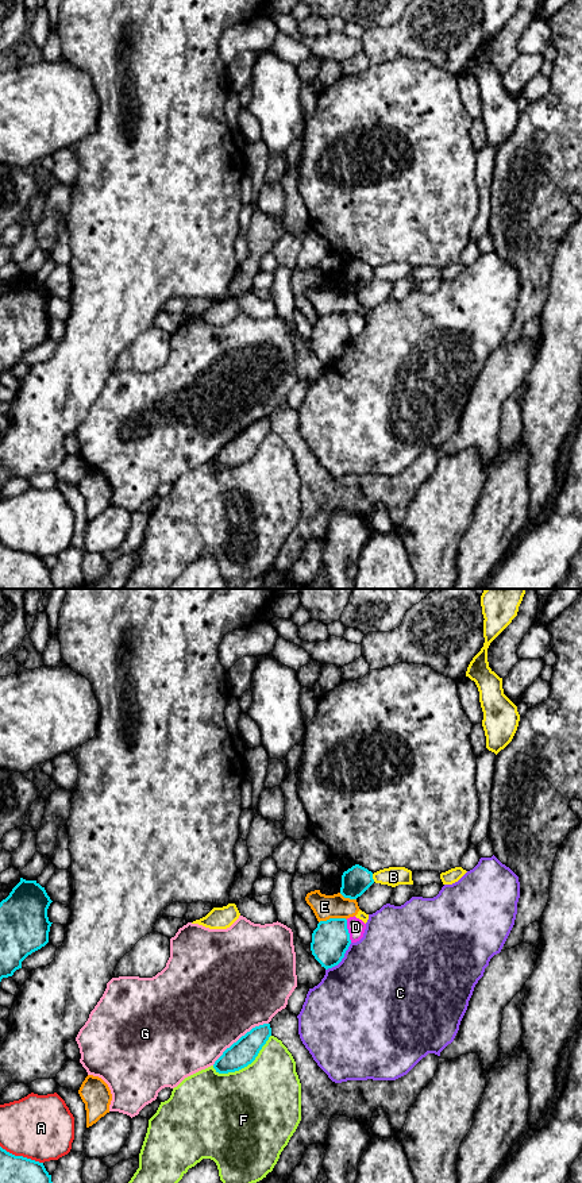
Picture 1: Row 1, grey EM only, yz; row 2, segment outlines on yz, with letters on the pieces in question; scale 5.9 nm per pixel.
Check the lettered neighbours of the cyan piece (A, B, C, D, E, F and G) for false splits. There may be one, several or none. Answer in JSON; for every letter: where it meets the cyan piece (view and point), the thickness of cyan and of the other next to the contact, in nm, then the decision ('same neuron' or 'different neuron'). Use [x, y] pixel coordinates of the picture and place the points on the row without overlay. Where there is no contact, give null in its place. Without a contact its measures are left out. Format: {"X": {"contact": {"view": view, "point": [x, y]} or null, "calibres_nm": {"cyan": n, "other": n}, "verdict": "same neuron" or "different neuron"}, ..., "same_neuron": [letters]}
{"A": {"contact": {"view": "yz", "point": [22, 551]}, "calibres_nm": {"cyan": 320, "other": 380}, "verdict": "different neuron"}, "B": {"contact": {"view": "yz", "point": [372, 273]}, "calibres_nm": {"cyan": 170, "other": 120}, "verdict": "different neuron"}, "C": {"contact": {"view": "yz", "point": [342, 353]}, "calibres_nm": {"cyan": 220, "other": 500}, "verdict": "different neuron"}, "D": {"contact": {"view": "yz", "point": [347, 326]}, "calibres_nm": {"cyan": 220, "other": 100}, "verdict": "different neuron"}, "E": {"contact": {"view": "yz", "point": [332, 313]}, "calibres_nm": {"cyan": 220, "other": 140}, "verdict": "different neuron"}, "F": {"contact": {"view": "yz", "point": [245, 461]}, "calibres_nm": {"cyan": 160, "other": 480}, "verdict": "different neuron"}, "G": {"contact": {"view": "yz", "point": [241, 432]}, "calibres_nm": {"cyan": 160, "other": 500}, "verdict": "different neuron"}, "same_neuron": []}

